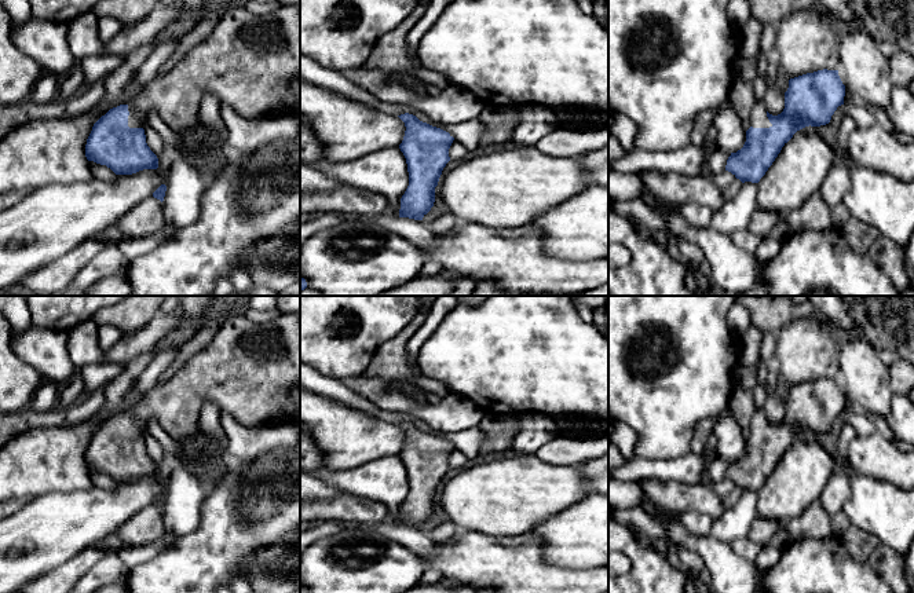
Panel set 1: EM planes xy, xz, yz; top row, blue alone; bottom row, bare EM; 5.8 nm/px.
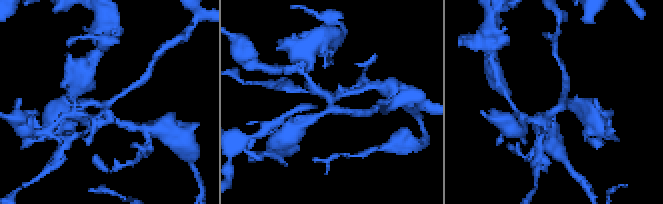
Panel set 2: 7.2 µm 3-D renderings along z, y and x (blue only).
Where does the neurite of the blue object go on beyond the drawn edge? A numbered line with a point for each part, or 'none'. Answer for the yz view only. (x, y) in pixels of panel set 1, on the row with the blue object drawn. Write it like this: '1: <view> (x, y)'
1: yz (759, 119)

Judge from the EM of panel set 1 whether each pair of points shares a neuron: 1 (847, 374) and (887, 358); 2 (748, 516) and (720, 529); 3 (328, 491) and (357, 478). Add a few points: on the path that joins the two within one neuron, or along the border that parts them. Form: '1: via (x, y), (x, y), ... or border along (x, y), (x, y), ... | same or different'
1: border along (877, 351), (888, 368) | different
2: via (741, 518), (727, 527) | same
3: border along (314, 476), (348, 491) | different

